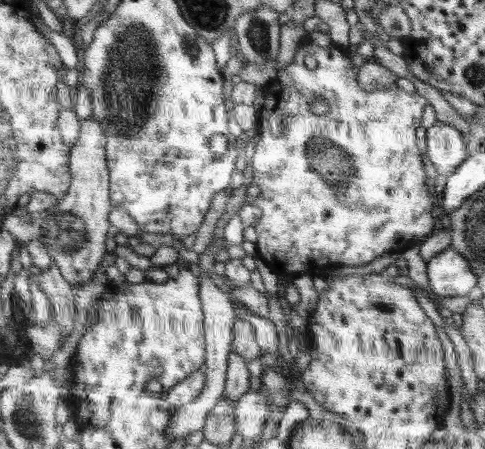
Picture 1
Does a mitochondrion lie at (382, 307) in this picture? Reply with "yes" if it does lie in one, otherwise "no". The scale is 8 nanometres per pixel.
yes

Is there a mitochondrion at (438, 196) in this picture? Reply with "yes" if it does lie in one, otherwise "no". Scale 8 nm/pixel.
no

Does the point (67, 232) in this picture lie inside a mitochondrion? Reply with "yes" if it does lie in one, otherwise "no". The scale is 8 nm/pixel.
yes

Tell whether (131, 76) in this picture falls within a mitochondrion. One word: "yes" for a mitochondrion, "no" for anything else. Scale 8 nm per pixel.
yes

